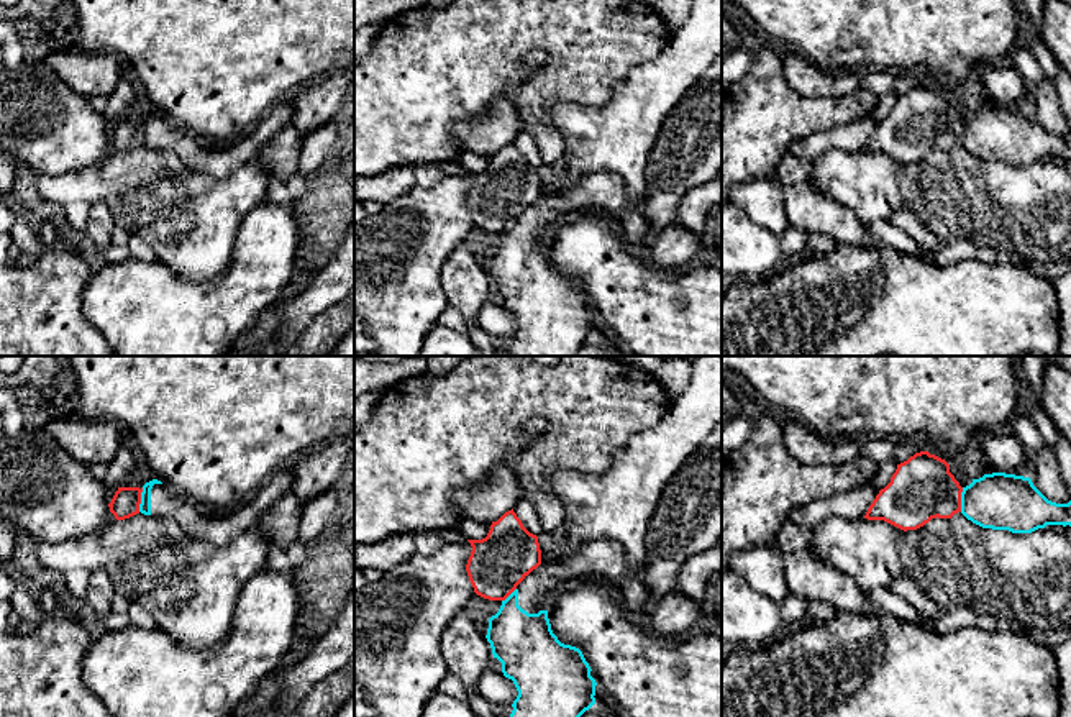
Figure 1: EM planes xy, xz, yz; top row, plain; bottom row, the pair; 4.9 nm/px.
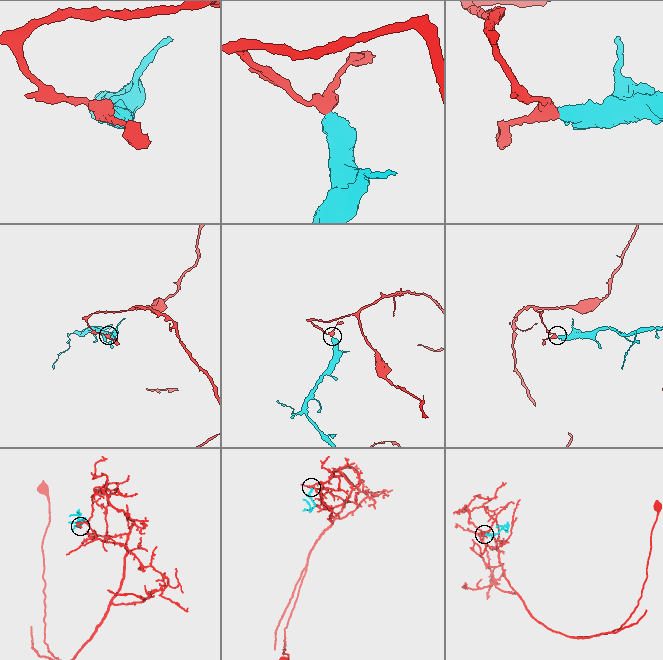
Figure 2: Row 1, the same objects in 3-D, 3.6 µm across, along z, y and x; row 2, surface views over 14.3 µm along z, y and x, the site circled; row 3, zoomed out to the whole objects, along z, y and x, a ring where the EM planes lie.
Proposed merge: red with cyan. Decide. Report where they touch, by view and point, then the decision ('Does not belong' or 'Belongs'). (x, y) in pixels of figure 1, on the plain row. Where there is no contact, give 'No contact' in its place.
Touches red at xy (140, 132). Does not belong

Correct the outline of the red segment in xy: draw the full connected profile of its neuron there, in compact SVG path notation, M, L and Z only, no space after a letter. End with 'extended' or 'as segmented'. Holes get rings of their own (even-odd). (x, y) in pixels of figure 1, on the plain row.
M118 120L112 135L108 136L110 144L116 153L130 151L139 146L143 120Z; as segmented

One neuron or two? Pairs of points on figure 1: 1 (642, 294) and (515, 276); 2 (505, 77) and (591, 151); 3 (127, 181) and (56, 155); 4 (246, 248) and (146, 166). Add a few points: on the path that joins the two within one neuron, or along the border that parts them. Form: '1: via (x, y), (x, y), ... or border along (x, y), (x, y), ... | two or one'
1: border along (551, 263), (561, 274), (574, 278), (592, 302) | two
2: border along (574, 100), (550, 109), (563, 153) | two
3: border along (110, 153), (92, 166), (51, 176) | two
4: border along (256, 205), (240, 225), (233, 258), (218, 273) | two

